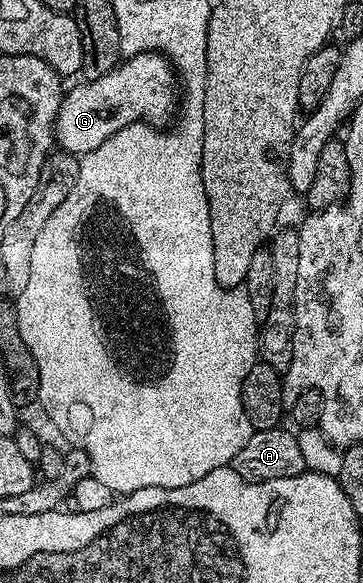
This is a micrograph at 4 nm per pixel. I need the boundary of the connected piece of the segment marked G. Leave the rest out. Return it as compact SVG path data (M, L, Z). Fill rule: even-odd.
M148 51L128 57L96 81L84 80L82 84L64 92L55 120L55 141L65 153L93 151L117 131L142 121L152 127L166 126L177 113L177 74L161 53Z

